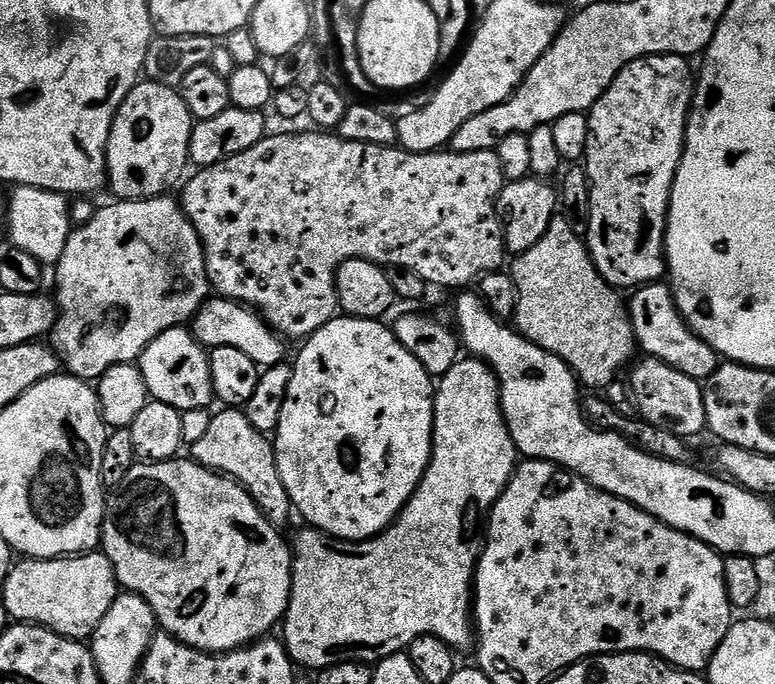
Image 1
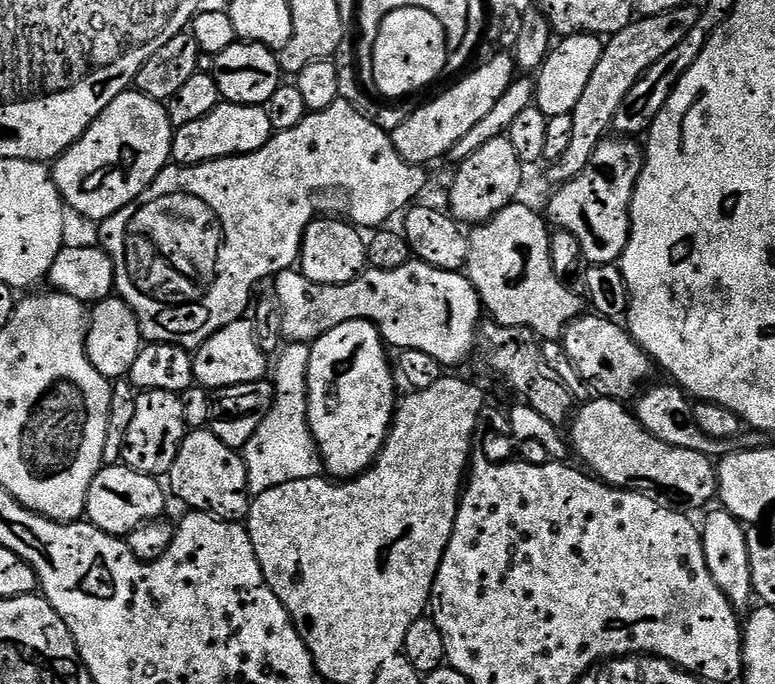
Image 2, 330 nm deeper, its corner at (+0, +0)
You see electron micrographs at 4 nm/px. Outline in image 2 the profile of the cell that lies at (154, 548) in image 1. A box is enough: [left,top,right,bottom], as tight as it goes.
[86,462,166,538]

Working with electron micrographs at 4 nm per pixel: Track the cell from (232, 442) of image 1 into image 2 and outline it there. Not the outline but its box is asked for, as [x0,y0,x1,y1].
[166,430,250,522]

